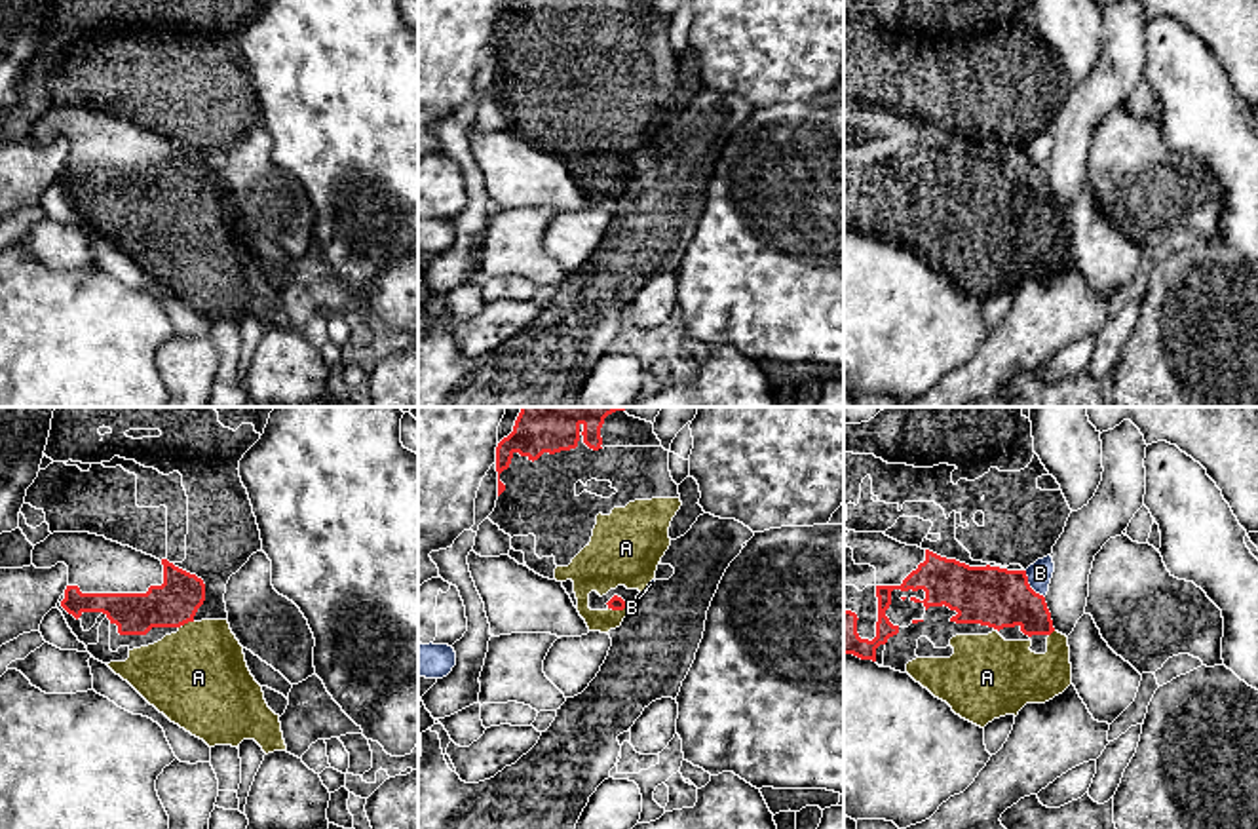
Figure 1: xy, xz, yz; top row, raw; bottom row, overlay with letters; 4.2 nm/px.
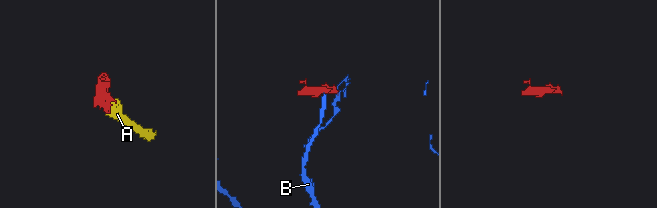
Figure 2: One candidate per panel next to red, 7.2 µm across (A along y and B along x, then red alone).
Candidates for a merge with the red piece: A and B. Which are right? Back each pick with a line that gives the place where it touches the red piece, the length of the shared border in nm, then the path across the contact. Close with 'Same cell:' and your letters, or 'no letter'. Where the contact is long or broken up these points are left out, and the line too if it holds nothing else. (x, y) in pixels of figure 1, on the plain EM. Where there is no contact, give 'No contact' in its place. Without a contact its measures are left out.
A: Touches red at xz (618, 183). Shared border 80 nm
Same cell: A

